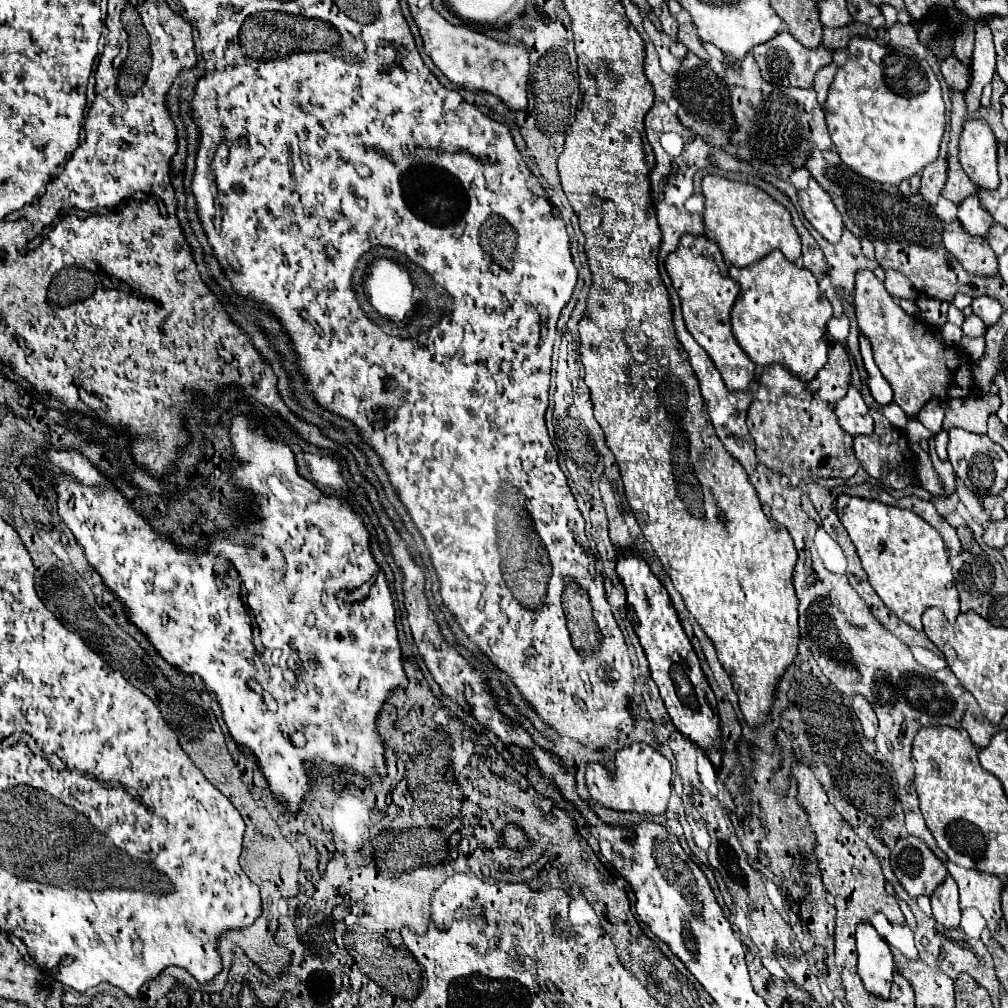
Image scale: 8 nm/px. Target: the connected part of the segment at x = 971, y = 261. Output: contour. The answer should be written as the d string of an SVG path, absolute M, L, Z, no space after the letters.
M954 220L944 226L946 250L974 276L996 276L996 254L982 236L968 236Z

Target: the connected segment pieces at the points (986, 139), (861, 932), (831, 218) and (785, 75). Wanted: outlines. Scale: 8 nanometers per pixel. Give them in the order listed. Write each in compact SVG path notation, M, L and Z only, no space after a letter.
M964 122L960 136L960 164L976 186L994 190L1000 184L996 162L996 138L986 122Z
M860 924L856 928L856 944L858 976L862 978L864 988L882 1000L888 1000L894 974L894 960L888 944L878 936L872 924Z
M810 178L808 186L804 190L798 190L798 202L814 230L818 230L828 242L836 244L842 234L842 218L834 208L828 192L822 190L814 178Z
M780 32L776 38L772 38L772 40L764 42L764 44L754 46L752 52L754 52L756 62L760 64L762 76L766 80L772 80L772 84L798 86L798 88L810 88L812 80L814 80L814 74L820 68L828 66L832 62L832 54L834 54L834 50L830 50L826 46L818 46L814 50L804 48L790 32Z

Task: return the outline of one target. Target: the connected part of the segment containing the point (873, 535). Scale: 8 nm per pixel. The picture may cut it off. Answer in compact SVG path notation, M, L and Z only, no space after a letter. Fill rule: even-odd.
M840 494L836 502L838 518L858 550L870 586L900 620L914 630L922 630L920 616L930 606L940 608L948 622L956 620L960 606L952 568L948 564L948 552L942 536L932 526L920 520L916 512L888 506L880 500Z

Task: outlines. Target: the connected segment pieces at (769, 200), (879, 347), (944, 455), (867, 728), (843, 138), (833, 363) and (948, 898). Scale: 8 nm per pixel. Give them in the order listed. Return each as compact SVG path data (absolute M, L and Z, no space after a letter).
M704 176L702 194L706 198L704 224L712 232L728 264L750 266L768 256L772 250L780 250L790 262L796 262L800 258L800 238L792 224L790 212L764 190L744 182Z
M870 270L856 272L854 306L860 332L872 342L874 362L892 386L894 402L910 418L916 418L930 398L964 398L974 392L968 358L964 354L958 356L960 352L954 350L954 346L944 346L938 332L928 330L918 318L910 318Z
M940 430L940 432L934 436L934 440L936 440L936 452L938 452L940 460L948 460L948 452L946 452L946 446L948 446L948 434L946 434L944 430Z
M854 696L854 712L864 728L864 736L868 740L874 740L876 732L878 732L878 718L876 718L872 706L862 696Z
M852 38L848 44L848 60L838 68L824 104L830 138L842 162L856 174L874 180L900 184L912 174L920 174L938 156L944 134L944 100L940 82L926 60L914 54L902 54L886 44L870 38Z
M827 333L828 364L808 384L796 380L780 364L766 366L760 380L758 392L748 408L748 430L756 442L756 458L768 470L786 474L792 488L804 480L816 478L842 478L848 480L858 470L858 460L852 448L852 436L846 434L834 416L836 402L848 390L850 358L840 342L834 342Z
M946 876L944 884L936 888L930 900L932 900L934 920L948 930L956 930L960 926L960 908L958 908L958 888L952 876Z

